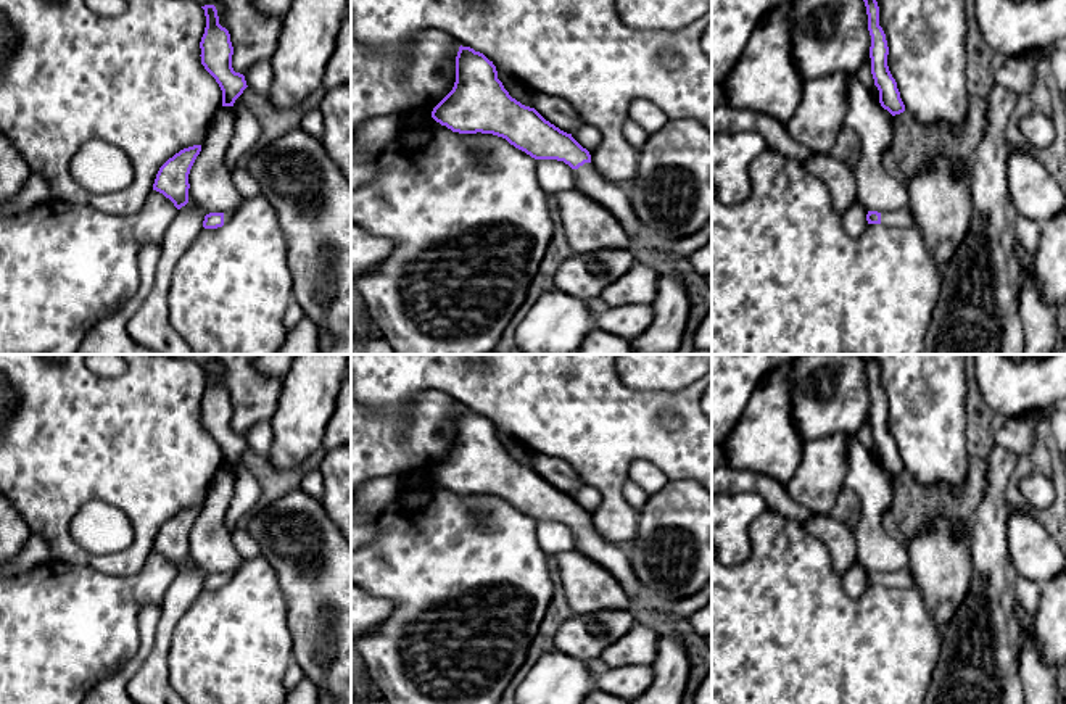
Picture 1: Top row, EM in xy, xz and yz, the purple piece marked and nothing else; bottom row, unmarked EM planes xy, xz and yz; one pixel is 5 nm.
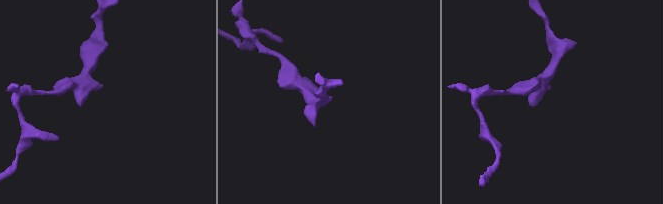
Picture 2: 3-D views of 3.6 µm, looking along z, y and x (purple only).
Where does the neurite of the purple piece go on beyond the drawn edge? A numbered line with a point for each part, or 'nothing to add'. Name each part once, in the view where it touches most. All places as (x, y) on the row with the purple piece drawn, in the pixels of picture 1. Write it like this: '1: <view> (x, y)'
1: xz (615, 200)

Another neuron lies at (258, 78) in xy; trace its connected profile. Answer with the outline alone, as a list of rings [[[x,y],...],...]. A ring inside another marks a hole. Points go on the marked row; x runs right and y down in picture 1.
[[[261,60],[243,74],[246,85],[259,95],[269,95],[272,84],[272,60]]]

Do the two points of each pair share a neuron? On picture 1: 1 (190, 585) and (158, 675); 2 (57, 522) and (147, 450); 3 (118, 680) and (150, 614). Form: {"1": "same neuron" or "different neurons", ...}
{"1": "same neuron", "2": "same neuron", "3": "same neuron"}

